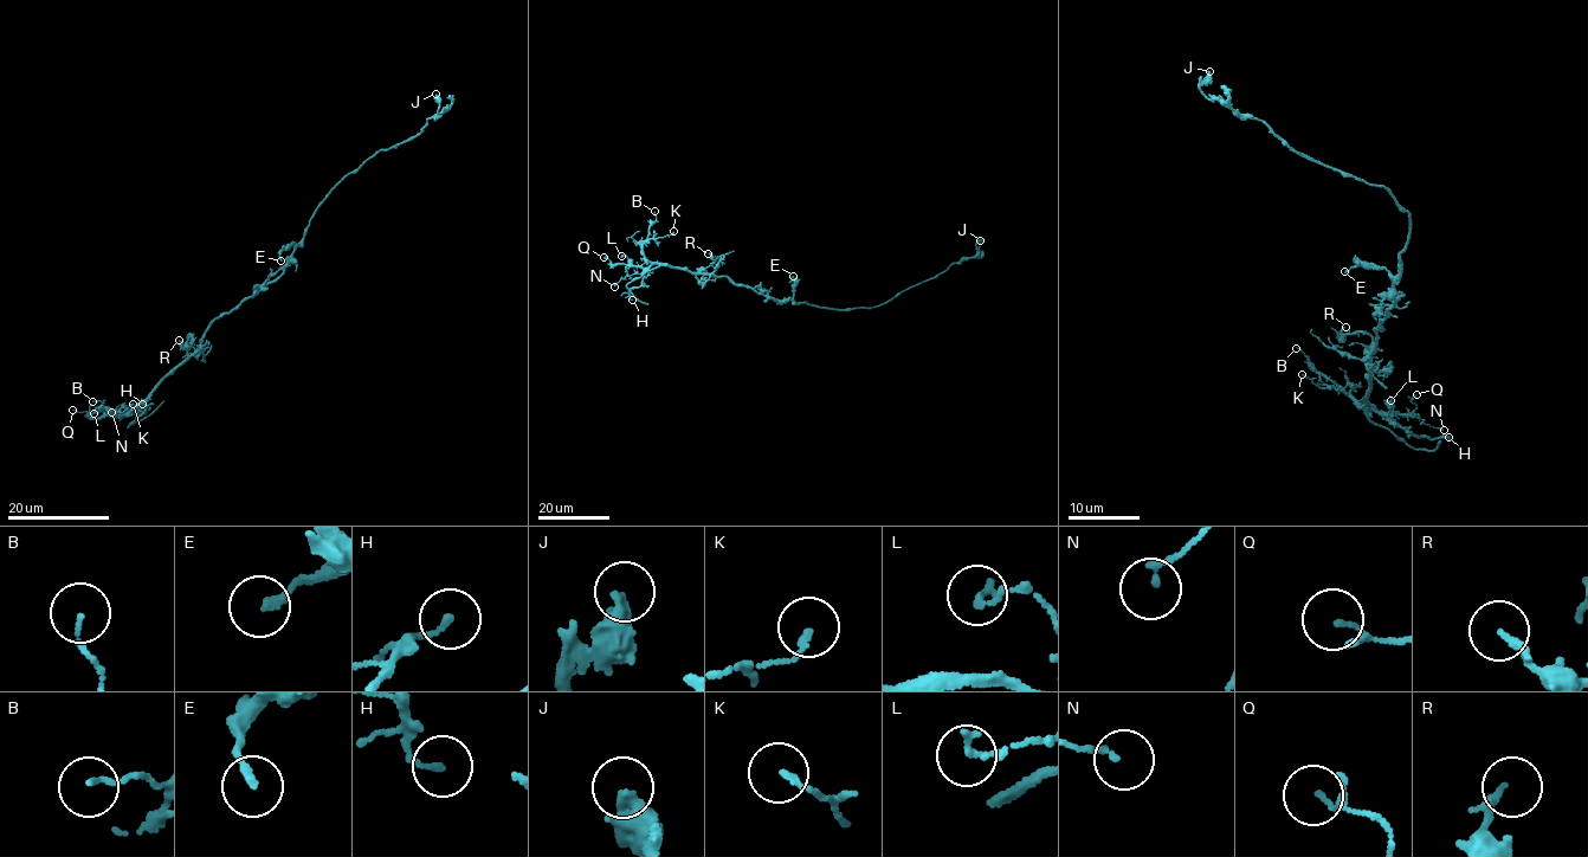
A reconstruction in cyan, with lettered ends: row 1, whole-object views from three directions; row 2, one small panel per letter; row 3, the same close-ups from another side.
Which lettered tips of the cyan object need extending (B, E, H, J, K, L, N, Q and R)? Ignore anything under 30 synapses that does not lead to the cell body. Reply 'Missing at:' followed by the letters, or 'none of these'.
Missing at: none of these

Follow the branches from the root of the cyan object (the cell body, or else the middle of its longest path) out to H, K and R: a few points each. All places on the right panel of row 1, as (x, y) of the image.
H: (1395, 277), (1390, 313), (1375, 330), (1368, 404), (1415, 436), (1448, 437)
K: (1395, 277), (1390, 313), (1375, 330), (1369, 358), (1369, 406), (1364, 410), (1302, 374)
R: (1395, 277), (1390, 313), (1375, 330), (1372, 363), (1372, 335), (1348, 333), (1342, 340), (1346, 327)

